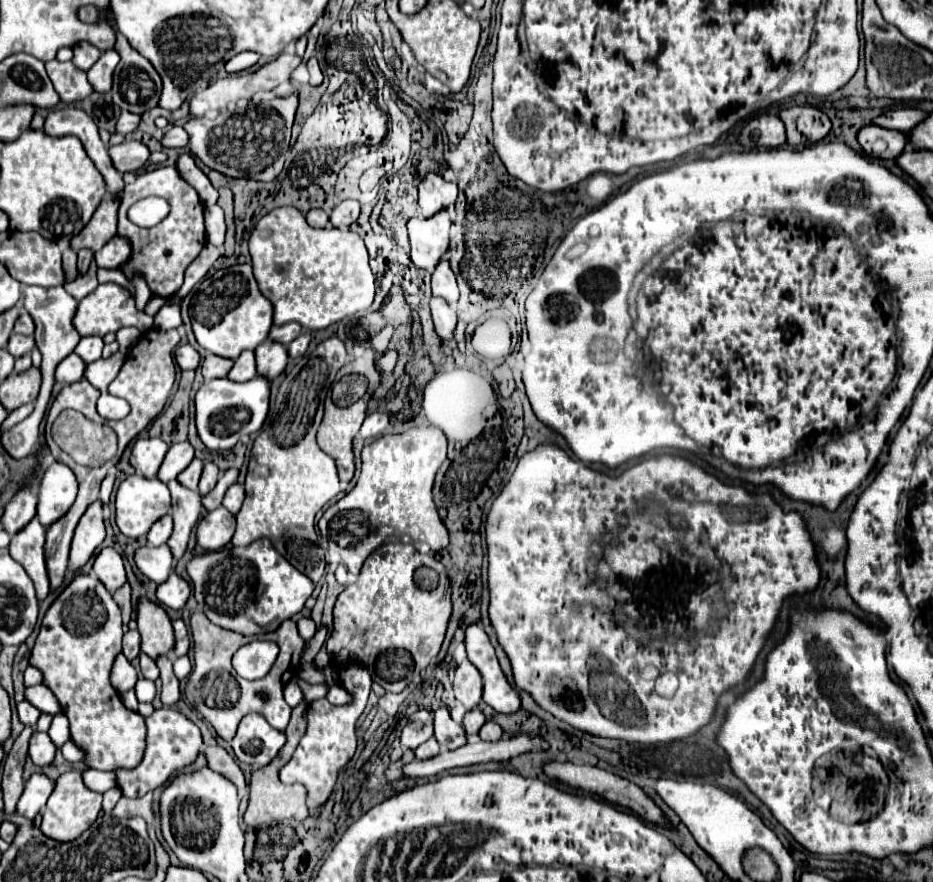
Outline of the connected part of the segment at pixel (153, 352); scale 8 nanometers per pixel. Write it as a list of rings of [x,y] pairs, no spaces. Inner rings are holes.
[[[148,330],[140,342],[130,350],[130,356],[126,358],[124,366],[120,368],[120,374],[114,378],[114,382],[108,386],[110,394],[124,394],[124,400],[128,400],[130,404],[130,414],[122,420],[108,420],[108,426],[112,426],[112,430],[116,430],[118,436],[118,446],[120,450],[124,450],[128,446],[130,440],[134,440],[164,408],[170,390],[174,386],[174,360],[172,360],[172,352],[176,348],[176,344],[180,342],[180,334],[176,330],[168,330],[168,332],[160,332],[160,330]]]

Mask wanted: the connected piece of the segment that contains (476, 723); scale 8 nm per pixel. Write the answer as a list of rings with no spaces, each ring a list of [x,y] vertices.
[[[470,710],[464,716],[464,730],[466,734],[478,734],[478,730],[484,724],[484,714],[480,710]]]

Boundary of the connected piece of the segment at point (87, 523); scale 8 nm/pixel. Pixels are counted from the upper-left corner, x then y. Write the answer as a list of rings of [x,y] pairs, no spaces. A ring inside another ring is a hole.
[[[96,500],[96,502],[92,502],[88,506],[88,510],[80,518],[80,522],[76,526],[76,532],[74,532],[72,550],[70,550],[70,562],[72,562],[72,566],[76,570],[90,560],[94,550],[102,544],[104,536],[106,536],[104,510],[102,510],[102,502]]]

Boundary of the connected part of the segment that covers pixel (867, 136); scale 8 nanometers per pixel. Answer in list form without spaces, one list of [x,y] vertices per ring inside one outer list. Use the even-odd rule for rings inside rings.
[[[870,124],[858,132],[858,142],[862,144],[866,154],[888,160],[898,158],[904,152],[908,144],[908,134]]]

